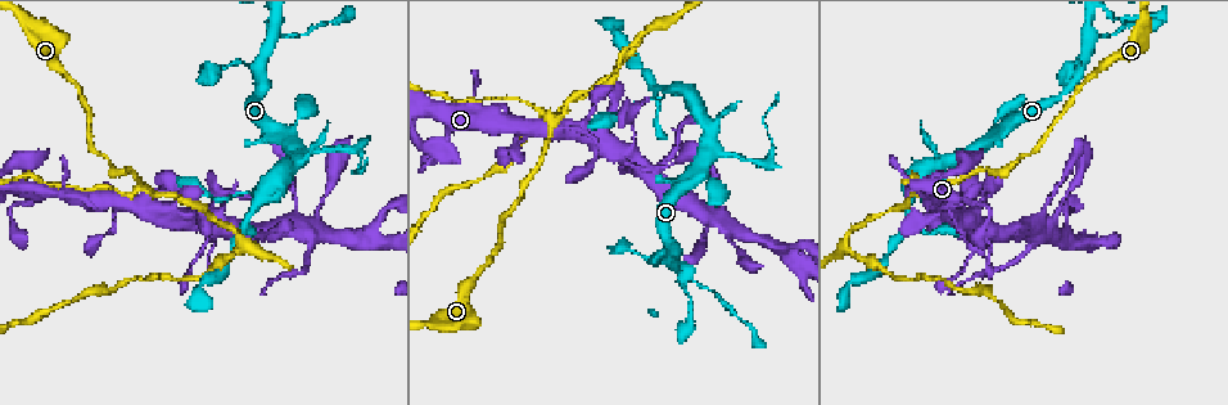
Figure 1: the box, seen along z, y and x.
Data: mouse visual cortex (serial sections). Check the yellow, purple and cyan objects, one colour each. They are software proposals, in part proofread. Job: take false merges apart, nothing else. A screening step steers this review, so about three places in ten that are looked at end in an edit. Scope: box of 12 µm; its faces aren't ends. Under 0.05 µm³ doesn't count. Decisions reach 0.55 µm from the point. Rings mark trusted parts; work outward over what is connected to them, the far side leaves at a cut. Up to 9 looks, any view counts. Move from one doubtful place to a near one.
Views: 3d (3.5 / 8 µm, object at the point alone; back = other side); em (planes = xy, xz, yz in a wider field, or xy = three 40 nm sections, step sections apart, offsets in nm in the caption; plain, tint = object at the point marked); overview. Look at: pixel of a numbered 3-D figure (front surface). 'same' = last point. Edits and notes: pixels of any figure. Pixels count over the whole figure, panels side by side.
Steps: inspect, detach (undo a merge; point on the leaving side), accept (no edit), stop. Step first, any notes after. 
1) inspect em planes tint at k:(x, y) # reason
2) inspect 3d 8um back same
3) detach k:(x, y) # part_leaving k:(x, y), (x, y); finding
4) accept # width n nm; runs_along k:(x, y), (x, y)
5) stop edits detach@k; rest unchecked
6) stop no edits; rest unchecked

inspect 3d 8um at 1:(552, 121) # side arm on a straight run

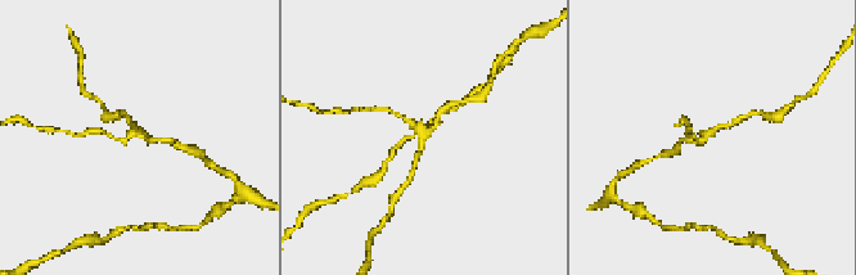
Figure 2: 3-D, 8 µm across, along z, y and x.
inspect em xy step 3 tint at 2:(423, 131) # arms 3; arm_widths 150, 150, 200 nm

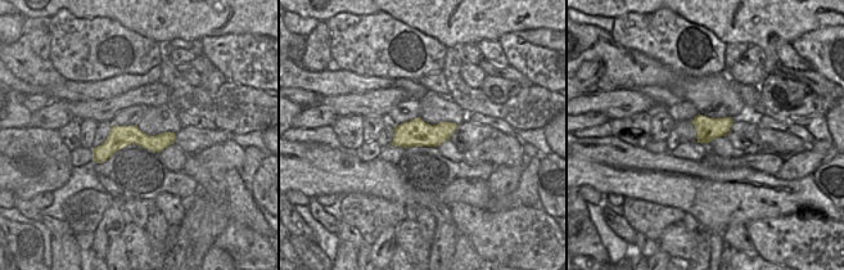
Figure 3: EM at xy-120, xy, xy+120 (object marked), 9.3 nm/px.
accept # width 260 nm; runs_along 3:(171, 135), (118, 138), (95, 156); all the same cell

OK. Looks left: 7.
inspect 3d 3.5um at 1:(1093, 37) # three-way junction

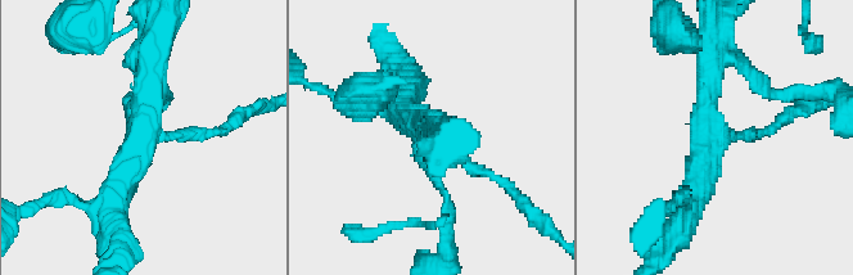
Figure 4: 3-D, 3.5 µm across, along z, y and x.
accept # arm_widths 150, 300, 350 nm; continuous, no second cell

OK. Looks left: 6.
inspect 3d 3.5um back at 1:(846, 240) # three-way junction

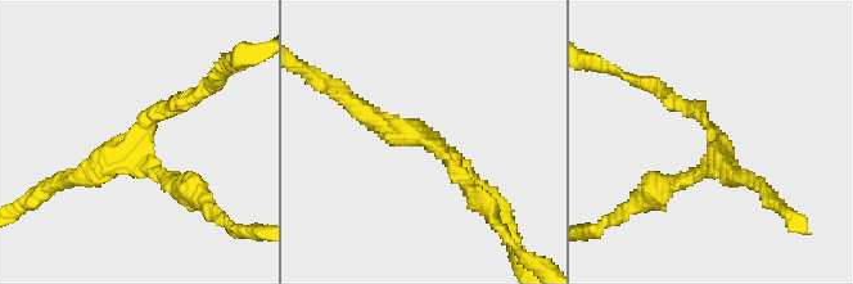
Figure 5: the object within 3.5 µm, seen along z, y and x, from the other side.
inspect em xy step 1 tint at 5:(425, 134) # arms 3; arm_widths 200, 200, 250 nm

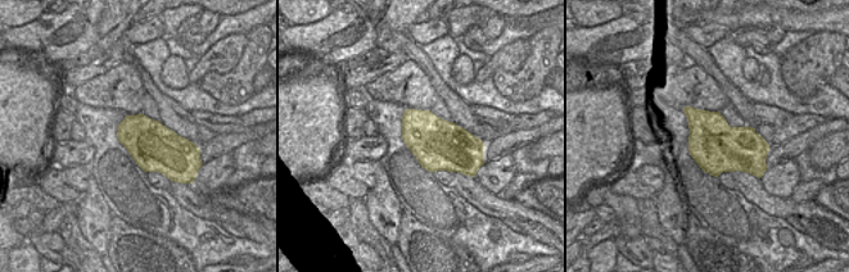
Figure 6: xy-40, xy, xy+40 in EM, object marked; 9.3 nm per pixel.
accept # runs_along 5:(186, 102), (135, 142), (179, 184); all the same cell

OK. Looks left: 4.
inspect 3d 3.5um at 1:(729, 156) # calibre changes

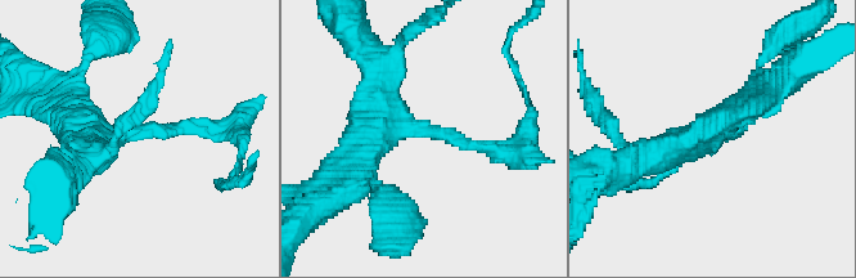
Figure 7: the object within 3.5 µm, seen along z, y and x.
inspect em xy step 1 tint at 7:(425, 129) # need the tissue

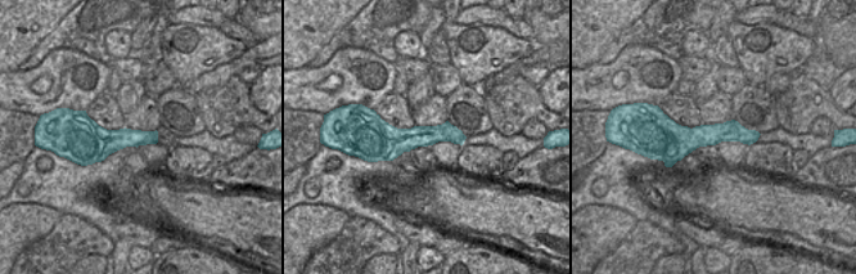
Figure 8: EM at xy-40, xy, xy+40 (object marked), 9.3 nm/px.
inspect em xy step 2 tint same

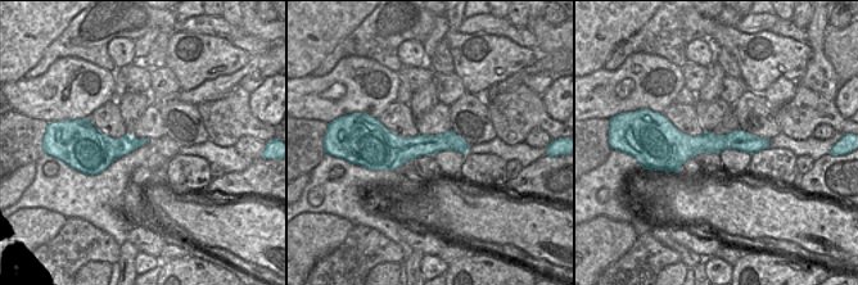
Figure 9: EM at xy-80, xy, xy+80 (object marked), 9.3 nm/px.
detach 7:(196, 125) # width 220 nm; part_leaving 7:(154, 131), (237, 131), (240, 152); a second cell is stuck on

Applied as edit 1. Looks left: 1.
stop edits detach@7; rest unchecked

